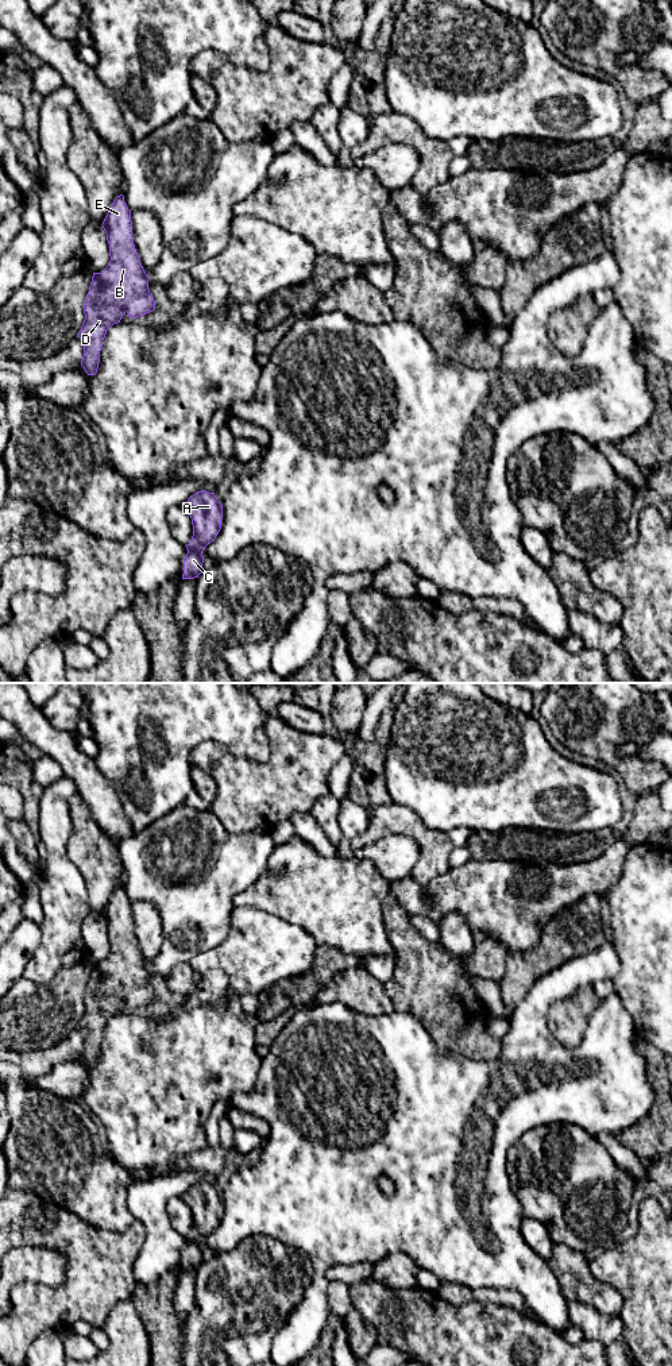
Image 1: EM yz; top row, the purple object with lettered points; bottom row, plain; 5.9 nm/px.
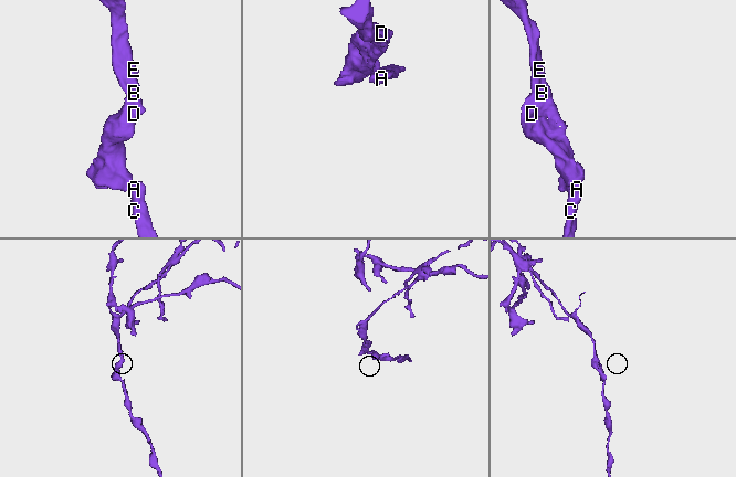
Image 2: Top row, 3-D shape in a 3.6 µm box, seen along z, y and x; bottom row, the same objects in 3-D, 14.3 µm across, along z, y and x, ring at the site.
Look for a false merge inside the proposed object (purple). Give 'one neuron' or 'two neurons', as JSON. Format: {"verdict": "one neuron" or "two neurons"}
{"verdict": "one neuron"}

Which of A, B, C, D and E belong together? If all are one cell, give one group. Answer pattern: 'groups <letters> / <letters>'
groups A B C D E

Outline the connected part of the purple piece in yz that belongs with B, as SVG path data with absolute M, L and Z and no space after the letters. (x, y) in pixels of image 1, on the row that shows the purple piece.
M123 194L113 200L101 225L111 261L101 273L93 273L84 302L85 320L78 332L84 342L81 366L88 375L97 373L103 340L113 324L120 323L125 313L136 319L155 309L150 277L135 251L131 211Z

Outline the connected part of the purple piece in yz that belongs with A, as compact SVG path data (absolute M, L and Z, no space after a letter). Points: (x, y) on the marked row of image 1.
M201 490L190 495L184 510L190 516L193 525L192 540L185 545L182 579L194 579L202 572L202 551L221 529L223 505L215 493Z

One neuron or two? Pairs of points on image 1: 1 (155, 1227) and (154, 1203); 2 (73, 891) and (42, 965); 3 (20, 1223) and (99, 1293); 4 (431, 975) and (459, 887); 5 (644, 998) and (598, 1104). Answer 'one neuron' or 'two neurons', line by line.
1: one neuron
2: one neuron
3: one neuron
4: two neurons
5: two neurons

